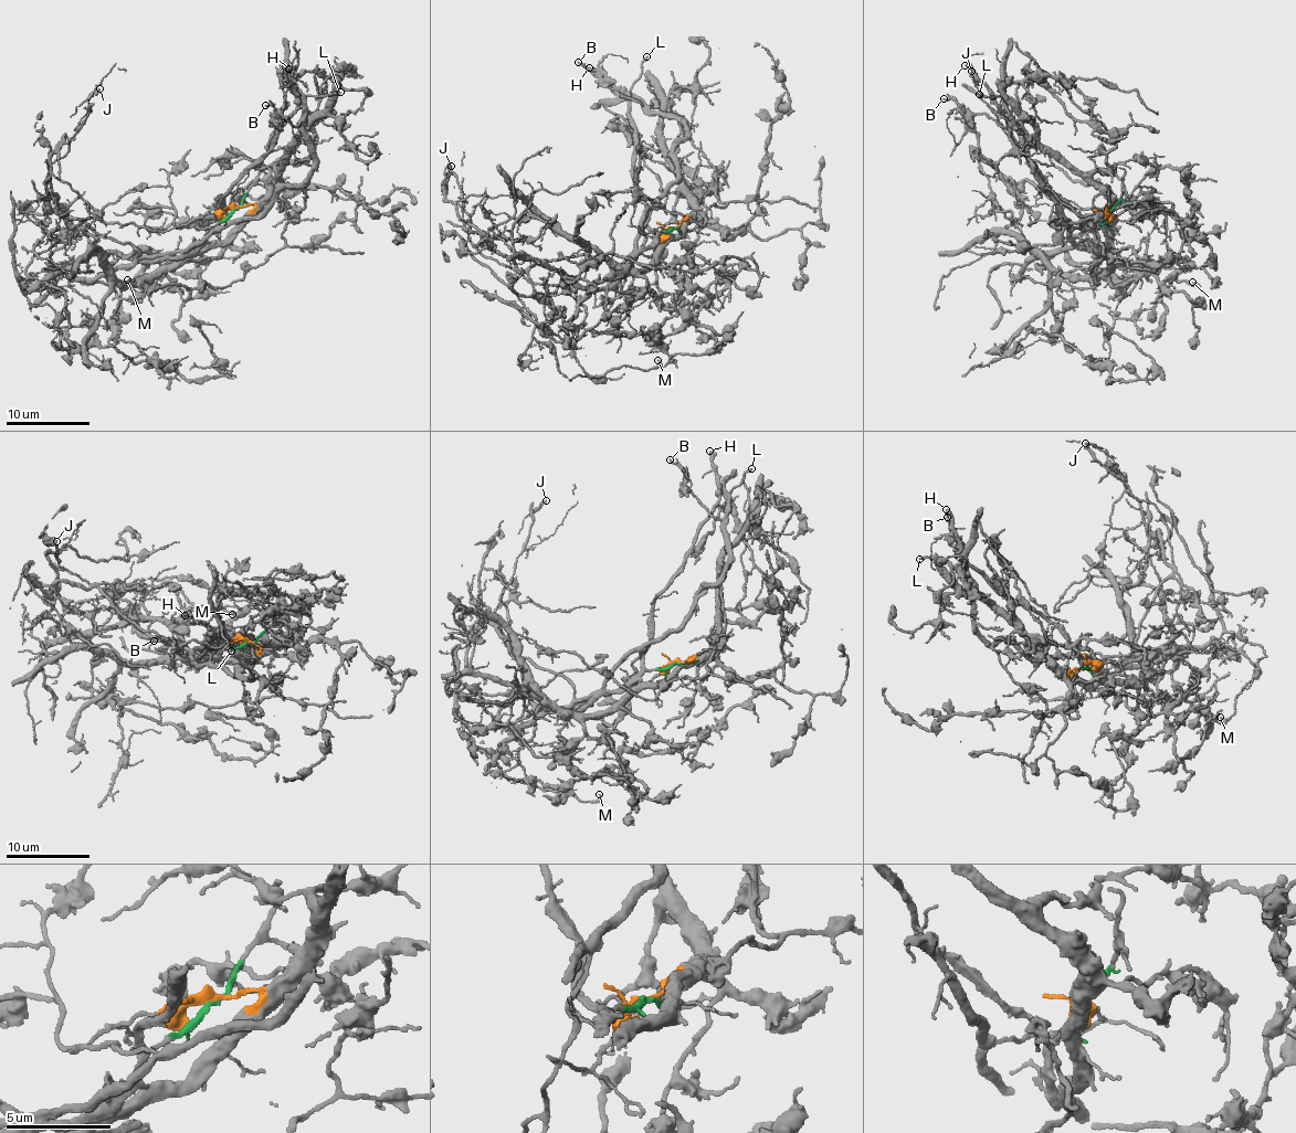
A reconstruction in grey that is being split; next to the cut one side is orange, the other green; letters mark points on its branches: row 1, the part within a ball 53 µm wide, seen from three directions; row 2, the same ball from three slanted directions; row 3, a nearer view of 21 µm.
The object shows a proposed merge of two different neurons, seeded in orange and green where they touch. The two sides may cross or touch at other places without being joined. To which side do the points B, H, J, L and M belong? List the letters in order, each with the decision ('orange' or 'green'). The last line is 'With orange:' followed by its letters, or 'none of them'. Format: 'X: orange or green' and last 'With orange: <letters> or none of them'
B: green
H: green
J: green
L: green
M: green
With orange: none of them

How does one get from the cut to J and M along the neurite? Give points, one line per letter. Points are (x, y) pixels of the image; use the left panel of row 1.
J: (235, 208), (183, 253), (161, 255), (140, 255), (61, 212), (46, 175), (98, 88)
M: (235, 208), (183, 253), (146, 255), (93, 277), (51, 269), (90, 284), (125, 284), (127, 281)

